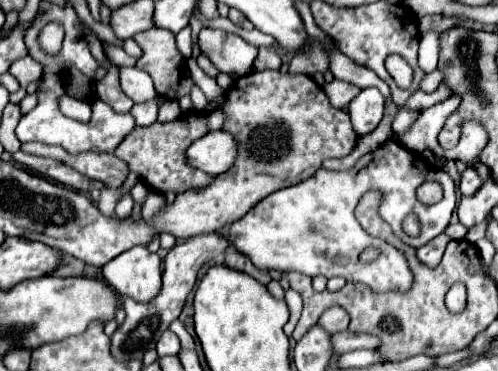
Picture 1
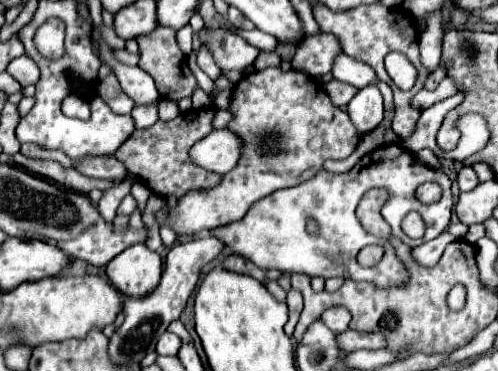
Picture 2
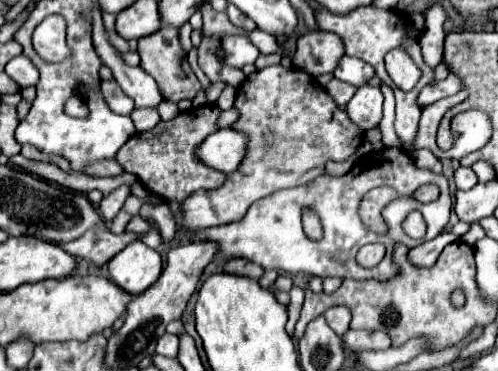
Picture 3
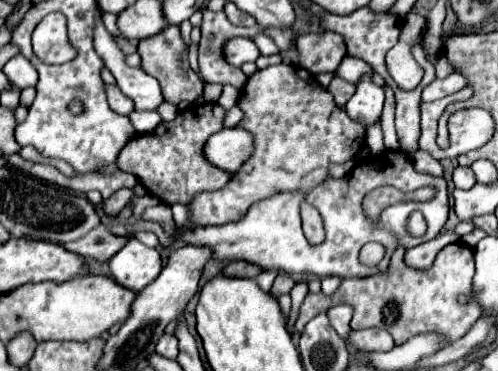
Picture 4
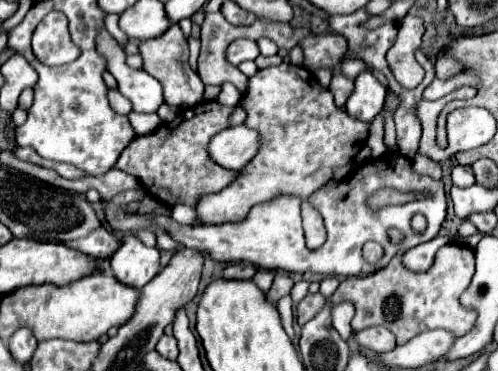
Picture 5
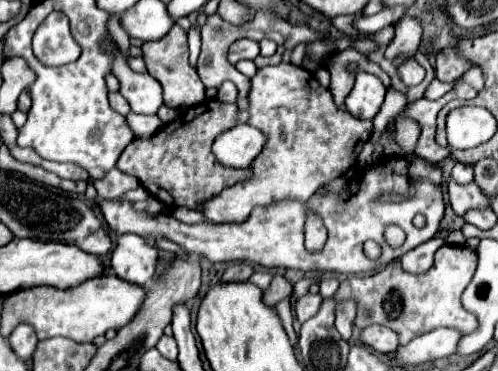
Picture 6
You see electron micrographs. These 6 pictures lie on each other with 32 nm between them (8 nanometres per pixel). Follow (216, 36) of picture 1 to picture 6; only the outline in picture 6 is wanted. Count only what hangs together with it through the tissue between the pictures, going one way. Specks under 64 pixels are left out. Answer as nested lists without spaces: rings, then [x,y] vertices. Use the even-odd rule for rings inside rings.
[[[242,38],[242,40],[236,40],[236,42],[230,46],[228,60],[230,60],[230,62],[254,60],[258,54],[260,54],[258,42],[256,42],[256,40],[250,40],[250,38]]]

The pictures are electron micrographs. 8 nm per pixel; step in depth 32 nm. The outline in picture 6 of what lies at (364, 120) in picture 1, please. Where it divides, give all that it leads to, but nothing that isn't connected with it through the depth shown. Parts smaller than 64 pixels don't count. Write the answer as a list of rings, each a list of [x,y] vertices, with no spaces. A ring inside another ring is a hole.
[[[360,72],[356,76],[356,84],[354,84],[352,92],[348,94],[346,108],[350,114],[354,114],[358,118],[372,120],[384,102],[384,94],[386,94],[386,86],[382,84],[382,80],[378,76]]]

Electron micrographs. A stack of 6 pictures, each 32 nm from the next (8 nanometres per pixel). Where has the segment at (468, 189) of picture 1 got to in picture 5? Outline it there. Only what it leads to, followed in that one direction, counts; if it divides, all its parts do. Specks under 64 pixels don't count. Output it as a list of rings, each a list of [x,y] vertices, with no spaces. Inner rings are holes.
[[[456,164],[456,166],[452,168],[452,182],[454,182],[456,186],[462,186],[462,188],[472,186],[472,184],[474,184],[474,172],[472,172],[472,168],[470,168],[470,166],[460,166],[460,164]]]

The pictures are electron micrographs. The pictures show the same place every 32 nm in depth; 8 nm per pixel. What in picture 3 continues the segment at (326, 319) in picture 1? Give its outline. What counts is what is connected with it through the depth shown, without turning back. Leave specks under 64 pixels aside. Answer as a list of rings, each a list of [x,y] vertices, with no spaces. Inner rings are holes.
[[[334,306],[334,308],[328,308],[324,312],[326,320],[328,320],[328,326],[338,334],[338,336],[344,336],[344,332],[348,332],[348,324],[350,324],[350,318],[352,314],[348,312],[348,308],[344,306]]]

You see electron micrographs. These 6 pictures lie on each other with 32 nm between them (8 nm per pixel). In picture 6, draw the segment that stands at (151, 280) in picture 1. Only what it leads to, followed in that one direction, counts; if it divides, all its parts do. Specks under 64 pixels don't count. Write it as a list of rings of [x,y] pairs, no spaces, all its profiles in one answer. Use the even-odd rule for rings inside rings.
[[[122,234],[116,238],[112,250],[112,270],[118,278],[132,284],[146,284],[156,274],[158,250],[136,234]]]

